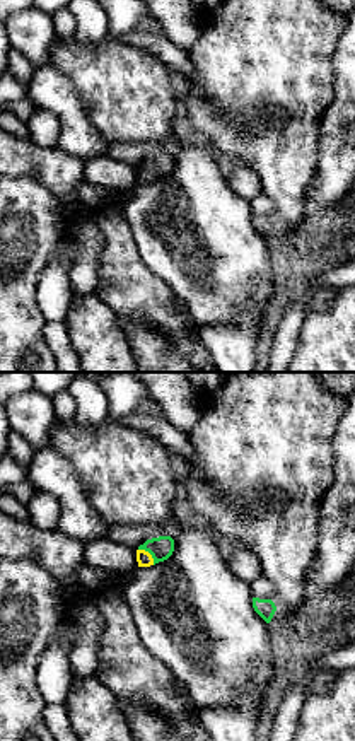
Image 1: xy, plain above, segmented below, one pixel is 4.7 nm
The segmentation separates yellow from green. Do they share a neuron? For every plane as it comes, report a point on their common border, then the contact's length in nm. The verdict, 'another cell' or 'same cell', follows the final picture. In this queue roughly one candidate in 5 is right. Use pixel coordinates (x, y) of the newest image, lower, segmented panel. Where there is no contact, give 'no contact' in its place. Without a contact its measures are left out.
meets yellow at (149, 554); contact 110 nm long

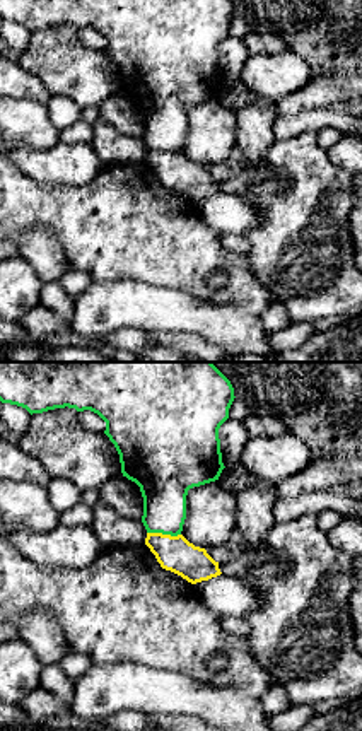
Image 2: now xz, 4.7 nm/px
meets yellow at (164, 535); contact 160 nm long

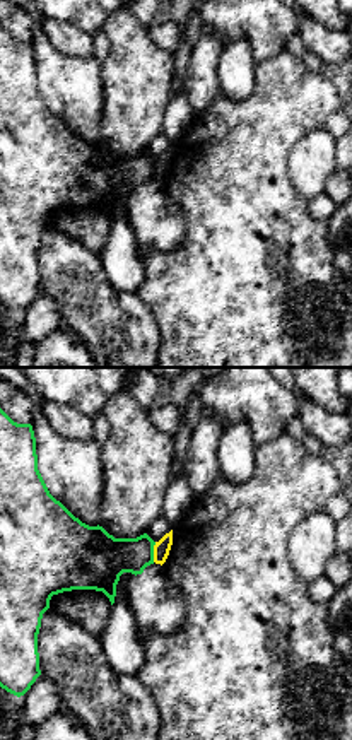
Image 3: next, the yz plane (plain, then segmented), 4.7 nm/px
meets yellow at (154, 552); contact 100 nm long

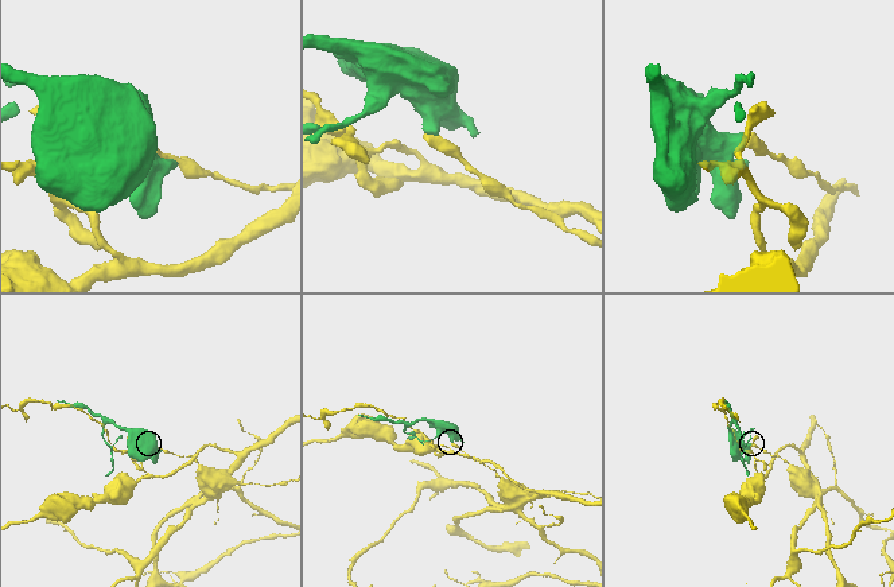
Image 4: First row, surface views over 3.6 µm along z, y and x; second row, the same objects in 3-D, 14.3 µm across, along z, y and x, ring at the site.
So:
another cell

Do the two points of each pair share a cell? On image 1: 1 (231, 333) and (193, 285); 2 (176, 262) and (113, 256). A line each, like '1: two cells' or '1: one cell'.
1: two cells
2: two cells

